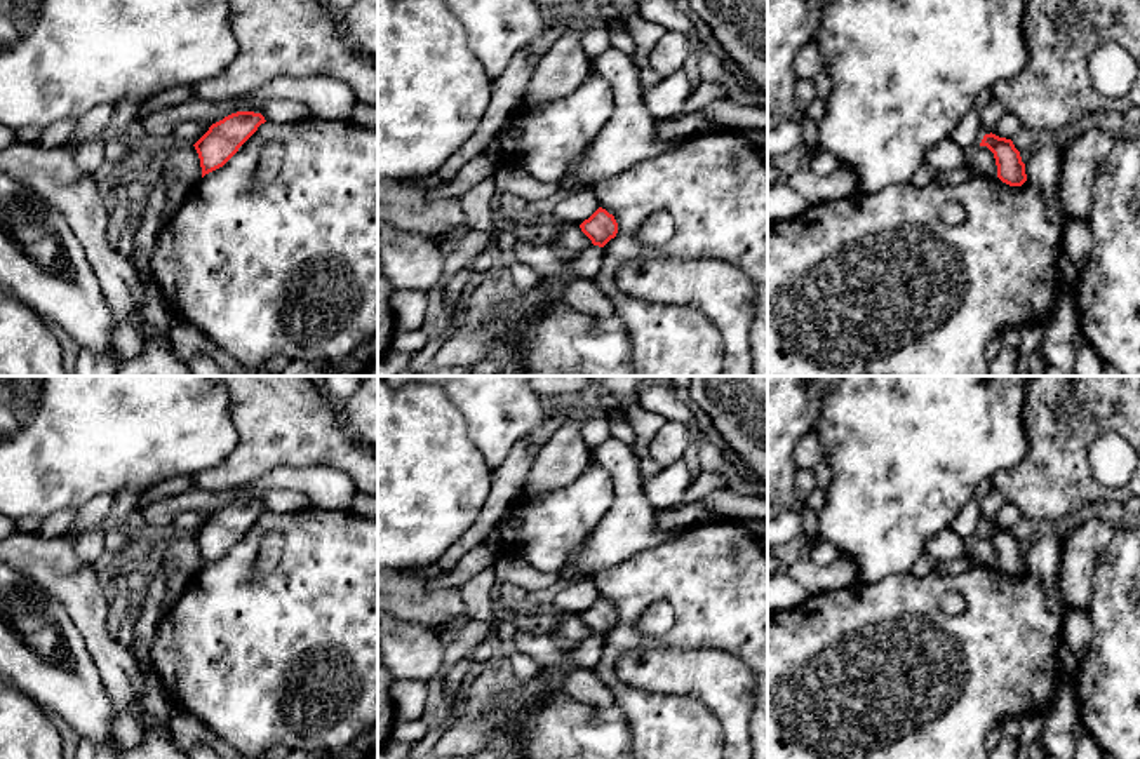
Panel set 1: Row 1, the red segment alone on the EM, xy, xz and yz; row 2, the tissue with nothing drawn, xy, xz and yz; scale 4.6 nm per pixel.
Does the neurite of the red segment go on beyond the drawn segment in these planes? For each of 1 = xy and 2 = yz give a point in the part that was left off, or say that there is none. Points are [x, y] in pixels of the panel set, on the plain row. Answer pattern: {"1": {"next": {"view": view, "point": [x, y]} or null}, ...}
{"1": {"next": null}, "2": {"next": null}}

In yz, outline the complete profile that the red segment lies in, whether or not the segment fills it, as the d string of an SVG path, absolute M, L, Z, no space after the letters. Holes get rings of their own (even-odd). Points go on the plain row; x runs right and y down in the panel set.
M985 524L980 536L987 536L996 548L997 568L1009 576L1022 576L1027 571L1025 554L1011 529Z

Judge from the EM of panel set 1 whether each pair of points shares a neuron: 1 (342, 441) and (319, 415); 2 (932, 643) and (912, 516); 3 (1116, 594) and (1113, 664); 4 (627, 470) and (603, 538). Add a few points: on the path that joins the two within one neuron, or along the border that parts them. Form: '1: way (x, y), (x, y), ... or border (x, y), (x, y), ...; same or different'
1: way (335, 434), (322, 422); same
2: border (907, 571), (867, 584); different
3: way (1116, 611), (1116, 646); same
4: way (627, 488), (627, 514), (620, 521); same

